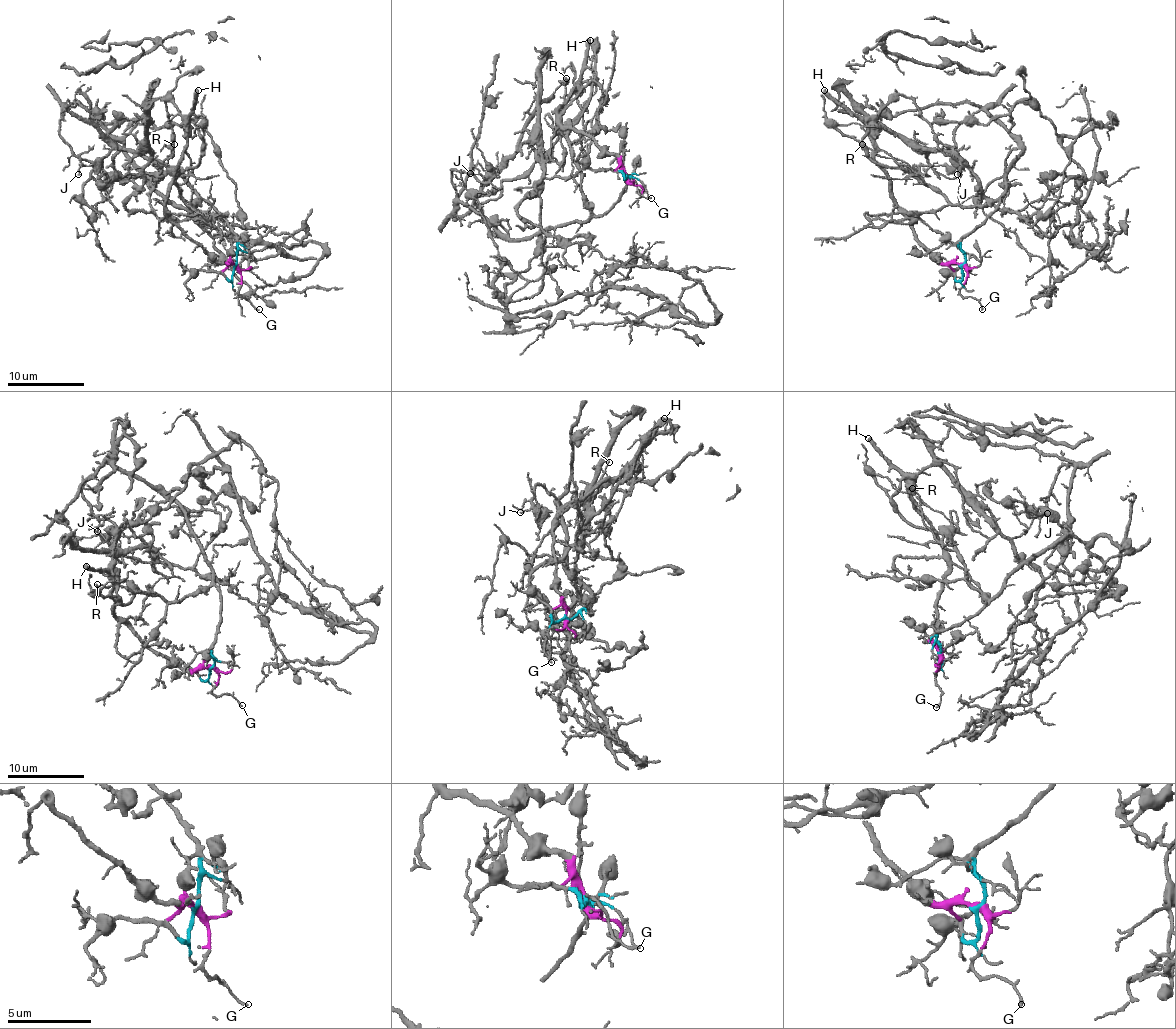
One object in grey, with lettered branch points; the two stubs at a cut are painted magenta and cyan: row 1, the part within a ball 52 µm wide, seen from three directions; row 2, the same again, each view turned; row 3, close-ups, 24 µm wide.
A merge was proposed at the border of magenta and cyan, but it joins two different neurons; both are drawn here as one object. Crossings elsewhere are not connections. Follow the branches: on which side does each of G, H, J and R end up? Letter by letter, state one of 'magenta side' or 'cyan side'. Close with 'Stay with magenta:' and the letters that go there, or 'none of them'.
G: magenta side
H: magenta side
J: cyan side
R: cyan side
Stay with magenta: G, H

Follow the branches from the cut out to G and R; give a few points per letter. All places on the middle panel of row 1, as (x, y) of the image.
G: (627, 179), (632, 183), (630, 175), (636, 189), (651, 198)
R: (627, 179), (625, 193), (594, 216), (580, 187), (571, 141), (559, 126), (565, 78)

